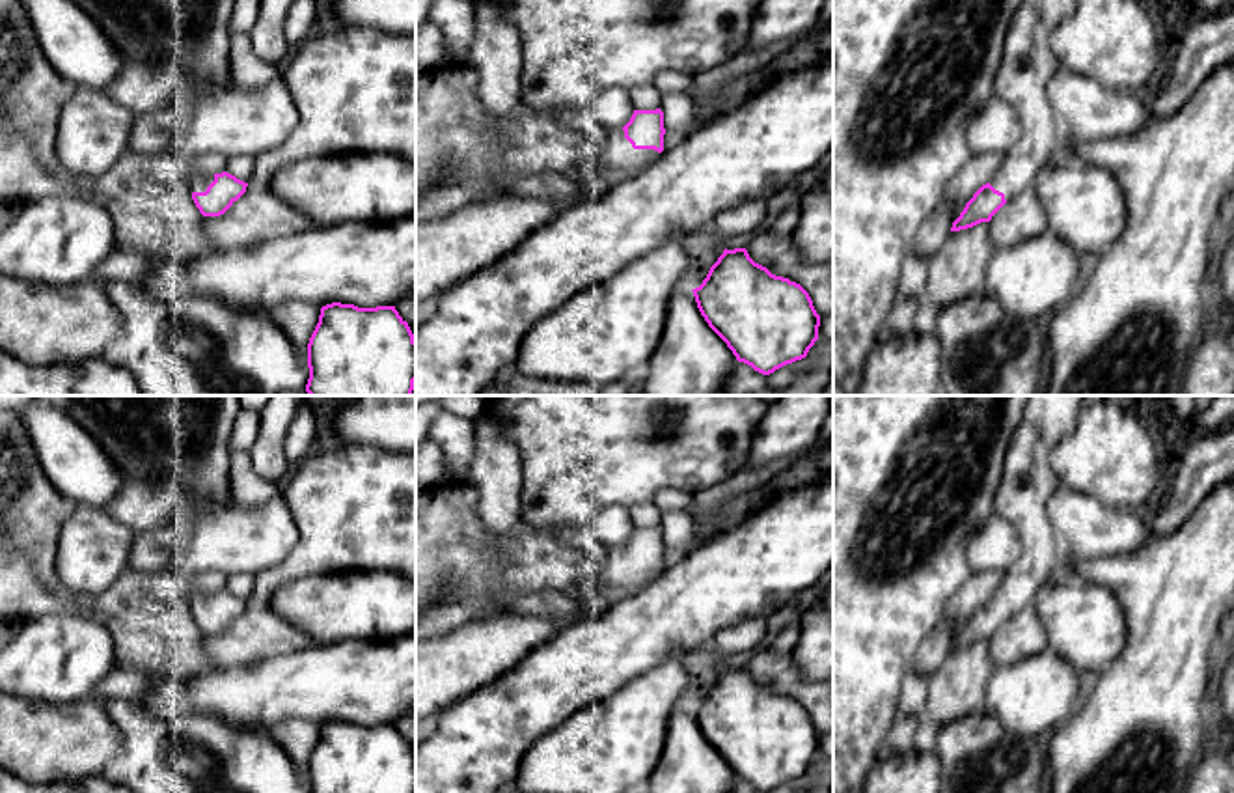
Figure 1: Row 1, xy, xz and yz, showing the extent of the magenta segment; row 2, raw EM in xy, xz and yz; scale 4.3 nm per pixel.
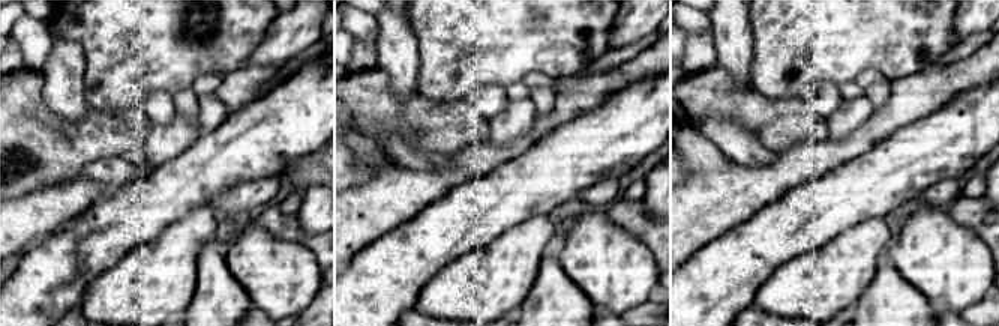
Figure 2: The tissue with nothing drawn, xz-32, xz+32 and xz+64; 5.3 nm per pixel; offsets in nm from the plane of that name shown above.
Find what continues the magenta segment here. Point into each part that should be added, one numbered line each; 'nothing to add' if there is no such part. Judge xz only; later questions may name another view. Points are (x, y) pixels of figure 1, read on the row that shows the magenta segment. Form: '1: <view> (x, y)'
1: xz (619, 155)

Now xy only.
1: xy (198, 183)

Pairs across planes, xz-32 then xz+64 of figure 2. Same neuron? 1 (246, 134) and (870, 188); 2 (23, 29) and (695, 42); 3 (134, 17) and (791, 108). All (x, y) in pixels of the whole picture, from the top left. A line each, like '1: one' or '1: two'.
1: one
2: two
3: two

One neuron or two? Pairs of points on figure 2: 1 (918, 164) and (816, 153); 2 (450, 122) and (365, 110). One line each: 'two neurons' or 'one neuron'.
1: two neurons
2: one neuron

